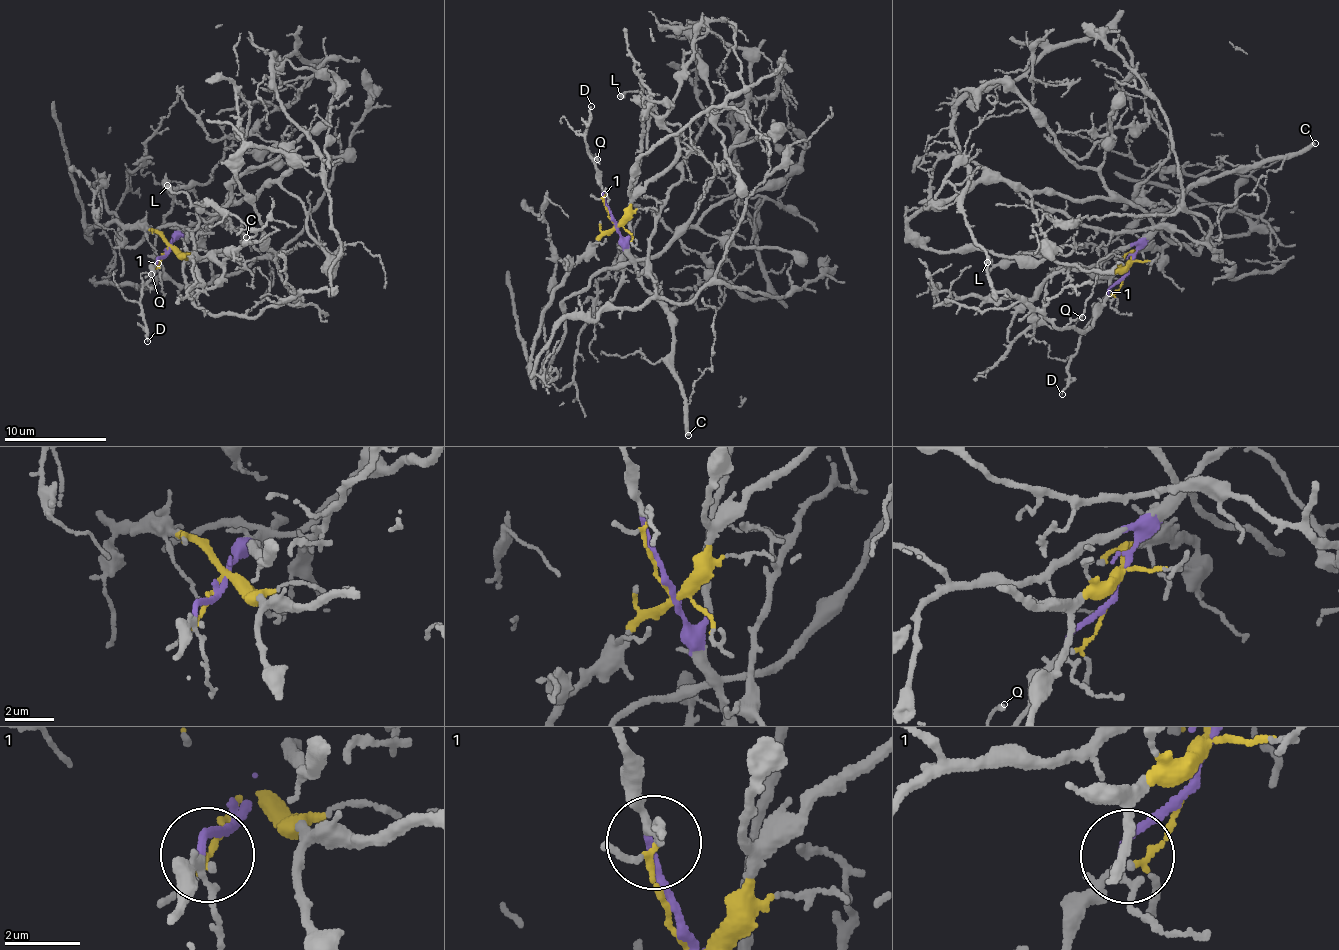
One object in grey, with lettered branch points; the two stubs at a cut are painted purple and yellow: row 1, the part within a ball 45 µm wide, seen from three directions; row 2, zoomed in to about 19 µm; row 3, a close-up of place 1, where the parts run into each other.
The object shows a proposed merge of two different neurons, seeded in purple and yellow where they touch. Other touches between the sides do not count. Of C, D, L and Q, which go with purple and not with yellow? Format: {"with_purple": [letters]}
{"with_purple": ["C", "D", "L", "Q"]}

